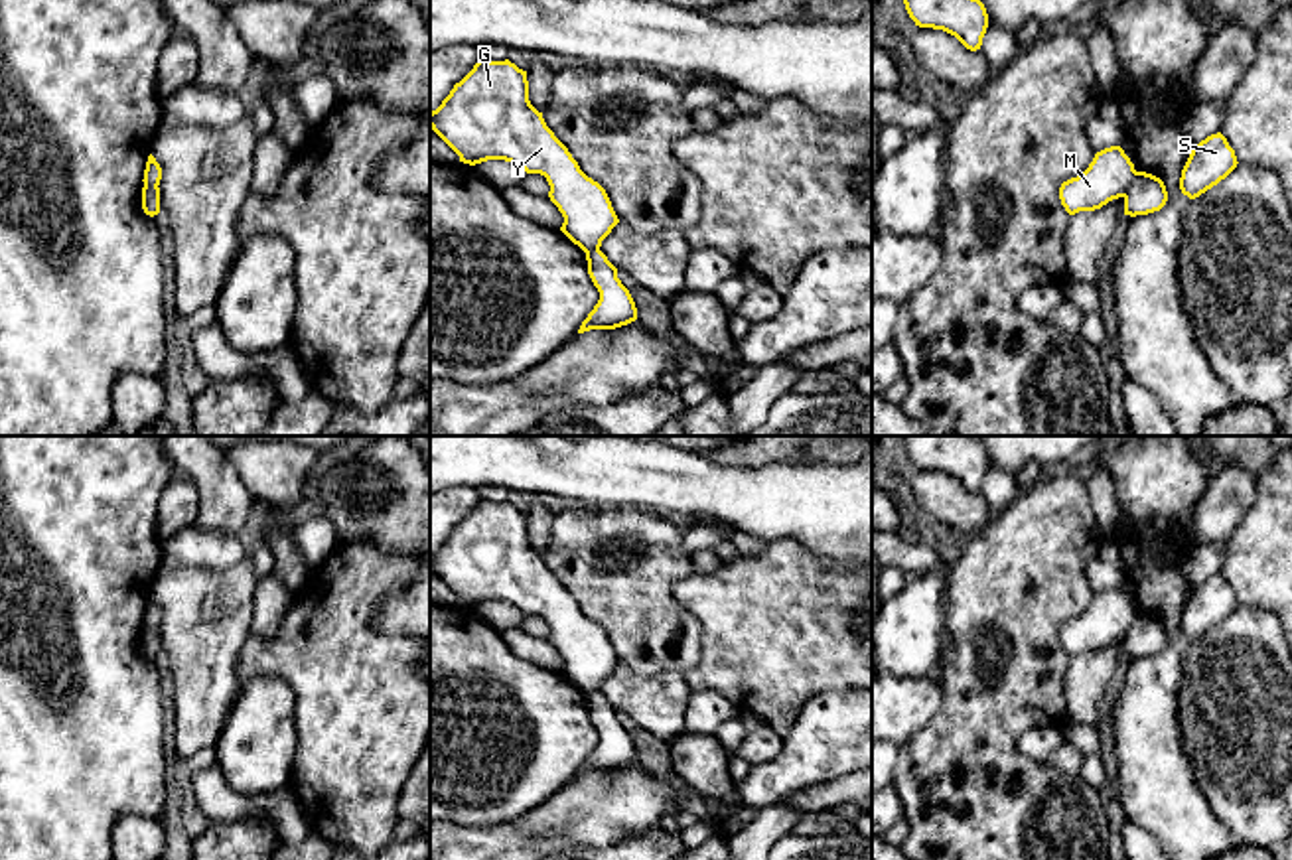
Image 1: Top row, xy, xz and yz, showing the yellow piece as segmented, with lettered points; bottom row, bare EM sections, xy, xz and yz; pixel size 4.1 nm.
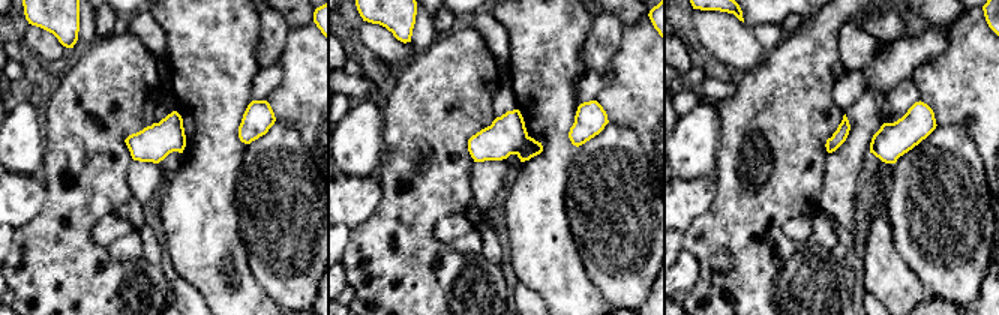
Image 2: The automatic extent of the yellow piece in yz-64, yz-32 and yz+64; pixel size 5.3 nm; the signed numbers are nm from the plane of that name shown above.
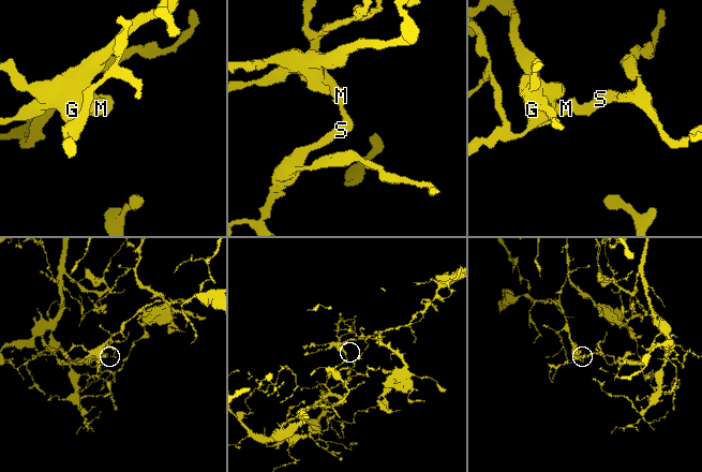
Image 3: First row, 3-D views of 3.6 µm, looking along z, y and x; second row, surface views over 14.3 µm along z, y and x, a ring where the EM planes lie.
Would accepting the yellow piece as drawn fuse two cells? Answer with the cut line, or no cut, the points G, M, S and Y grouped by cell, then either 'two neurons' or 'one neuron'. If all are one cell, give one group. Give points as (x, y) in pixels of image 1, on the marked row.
cut yz (1139, 172), (1123, 196); groups G M Y / S; two neurons

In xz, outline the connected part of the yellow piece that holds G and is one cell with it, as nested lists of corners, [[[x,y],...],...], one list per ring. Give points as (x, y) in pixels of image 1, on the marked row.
[[[479,59],[454,85],[442,105],[430,112],[430,128],[464,164],[475,166],[487,160],[505,160],[527,174],[544,176],[550,185],[548,197],[564,217],[560,231],[584,252],[598,251],[619,223],[606,189],[580,170],[568,148],[546,126],[542,112],[531,105],[527,71],[509,59]]]

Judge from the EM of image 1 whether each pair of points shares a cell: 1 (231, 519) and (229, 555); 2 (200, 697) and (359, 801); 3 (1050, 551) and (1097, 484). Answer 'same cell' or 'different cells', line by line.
1: different cells
2: different cells
3: different cells

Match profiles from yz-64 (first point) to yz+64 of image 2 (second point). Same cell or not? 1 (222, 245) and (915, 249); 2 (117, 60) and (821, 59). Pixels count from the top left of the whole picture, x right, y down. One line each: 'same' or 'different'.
1: different
2: same

